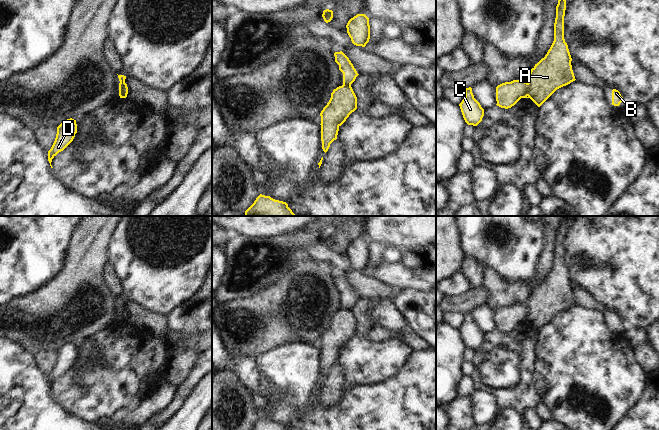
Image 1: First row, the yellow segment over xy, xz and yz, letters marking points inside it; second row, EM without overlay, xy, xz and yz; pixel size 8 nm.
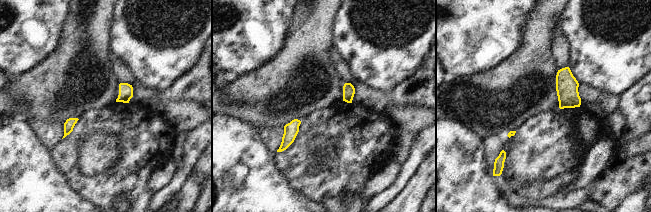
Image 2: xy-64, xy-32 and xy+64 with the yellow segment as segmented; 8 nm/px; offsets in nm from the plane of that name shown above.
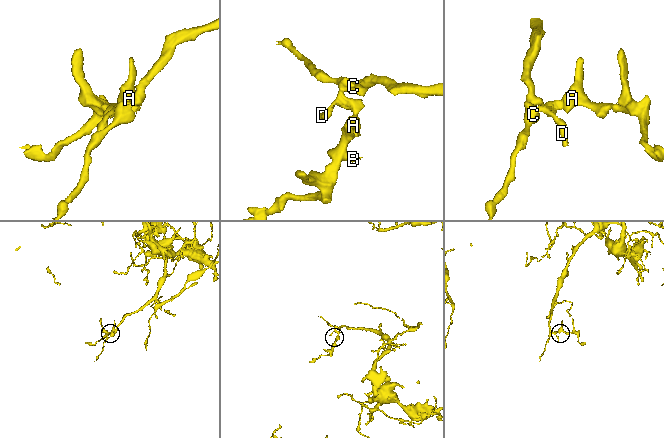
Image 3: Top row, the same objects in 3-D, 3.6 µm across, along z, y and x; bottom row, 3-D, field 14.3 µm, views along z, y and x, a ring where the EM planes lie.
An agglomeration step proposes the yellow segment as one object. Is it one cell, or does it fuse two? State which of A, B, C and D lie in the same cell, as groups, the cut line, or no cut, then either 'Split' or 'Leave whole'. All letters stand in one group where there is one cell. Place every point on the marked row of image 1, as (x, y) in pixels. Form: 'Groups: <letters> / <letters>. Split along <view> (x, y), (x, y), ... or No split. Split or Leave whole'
Groups: A B / C D. Split along yz (527, 83), (528, 95). Split.

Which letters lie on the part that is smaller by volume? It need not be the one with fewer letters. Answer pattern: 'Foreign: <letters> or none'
Foreign: A, B

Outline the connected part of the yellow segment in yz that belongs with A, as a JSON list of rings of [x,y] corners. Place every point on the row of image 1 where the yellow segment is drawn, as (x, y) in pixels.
[[[558,0],[554,41],[544,58],[528,75],[528,98],[540,107],[557,89],[575,81],[571,55],[564,39],[566,0]]]

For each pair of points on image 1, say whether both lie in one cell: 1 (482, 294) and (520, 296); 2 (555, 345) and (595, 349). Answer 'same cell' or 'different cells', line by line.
1: different cells
2: same cell

